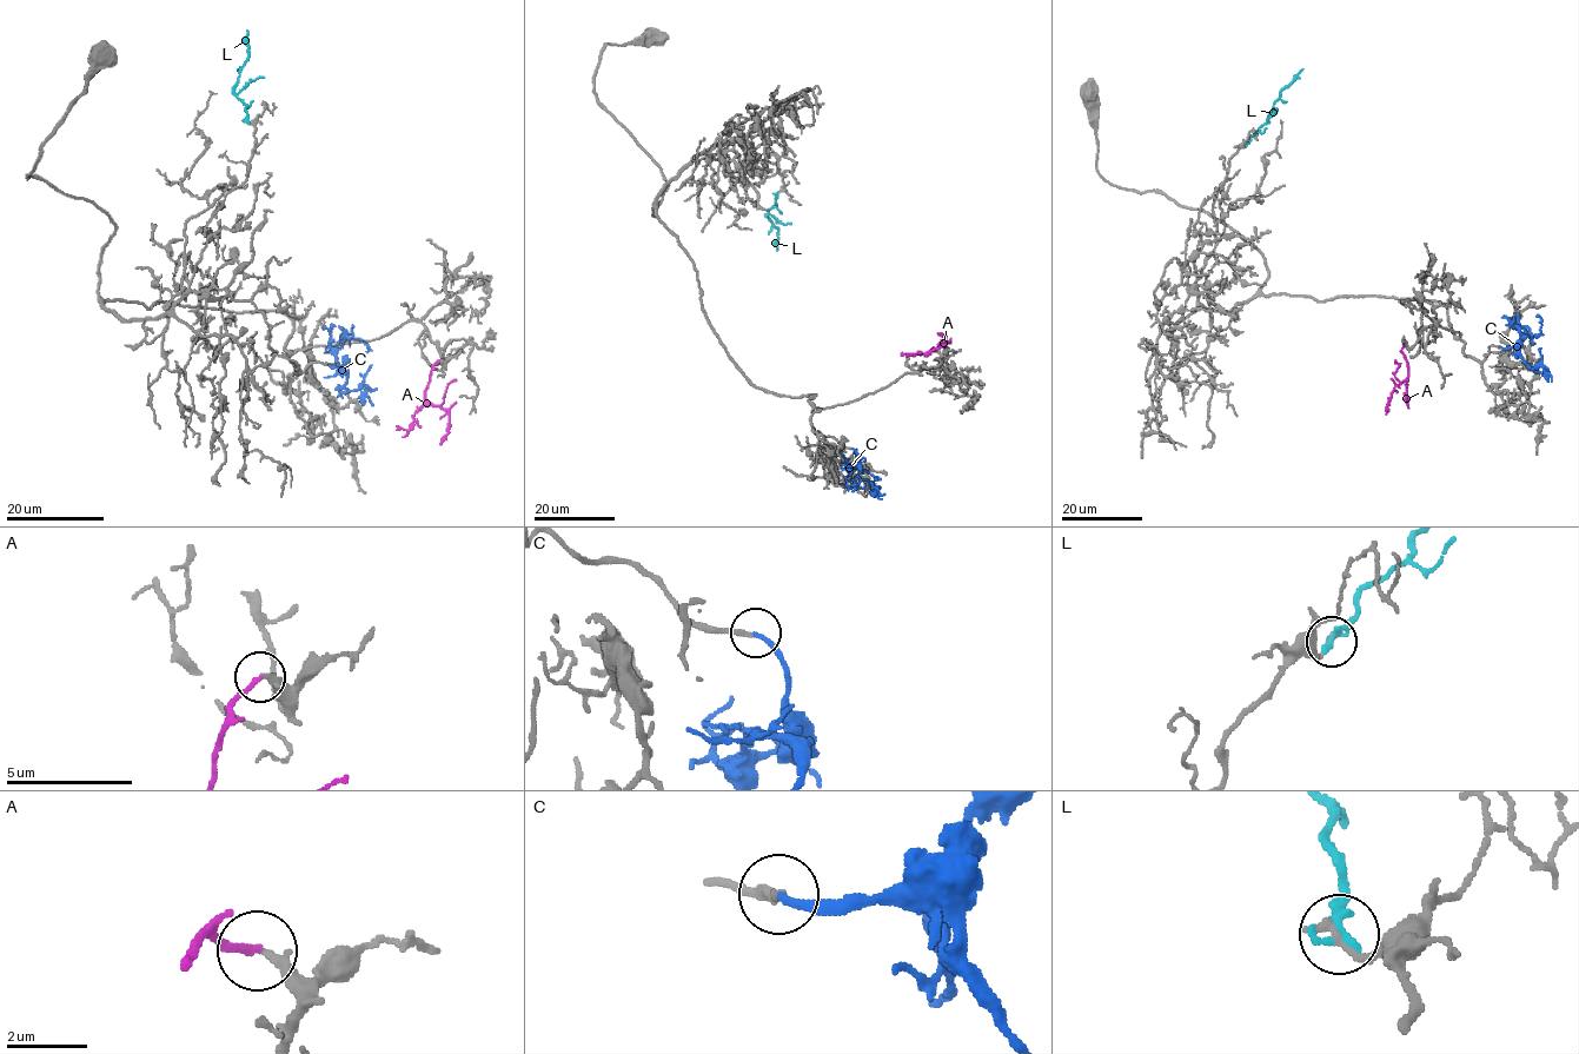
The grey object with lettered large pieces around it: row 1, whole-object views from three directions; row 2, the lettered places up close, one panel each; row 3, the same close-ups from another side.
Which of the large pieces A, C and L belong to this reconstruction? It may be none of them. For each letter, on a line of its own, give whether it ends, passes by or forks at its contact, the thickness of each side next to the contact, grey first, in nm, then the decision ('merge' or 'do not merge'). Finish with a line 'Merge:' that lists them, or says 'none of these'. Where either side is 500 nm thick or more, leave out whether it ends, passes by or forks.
A: it ends there; 280 nm thick on the grey side, 200 nm on the other; do not merge
C: it ends there; 170 nm thick on the grey side, 180 nm on the other; merge
L: it ends there; 240 nm thick on the grey side, 340 nm on the other; do not merge
Merge: C

